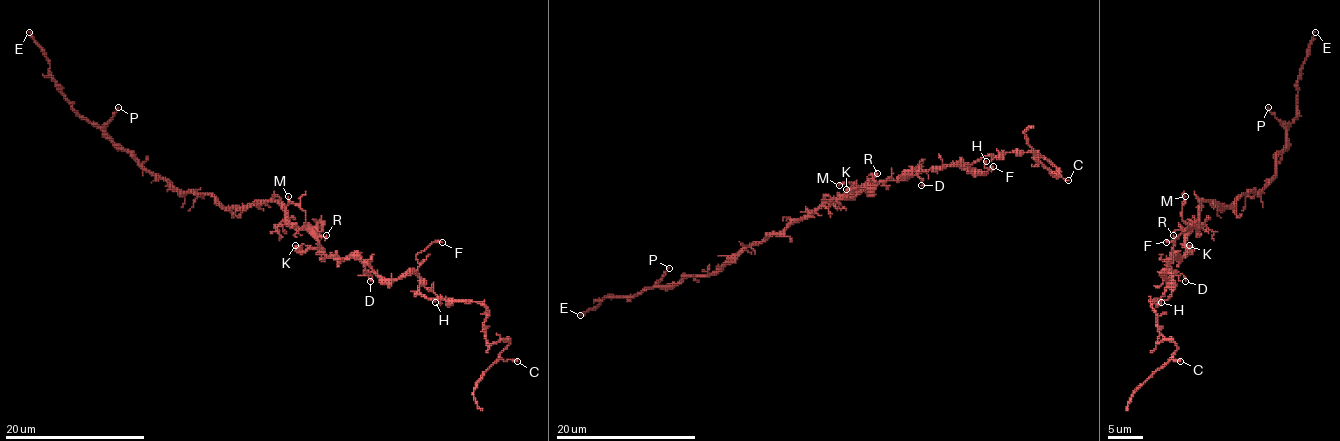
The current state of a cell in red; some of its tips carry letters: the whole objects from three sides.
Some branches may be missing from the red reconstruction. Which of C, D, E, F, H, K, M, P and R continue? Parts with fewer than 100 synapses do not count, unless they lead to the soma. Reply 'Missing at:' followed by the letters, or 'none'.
Missing at: none

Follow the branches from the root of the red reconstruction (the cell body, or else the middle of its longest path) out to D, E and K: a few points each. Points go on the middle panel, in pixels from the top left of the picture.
D: (856, 196), (867, 185), (898, 180), (914, 170), (921, 185)
E: (856, 196), (821, 203), (762, 243), (732, 254), (711, 273), (653, 285), (630, 298), (606, 298), (580, 315)
K: (856, 196), (869, 185), (846, 189)

